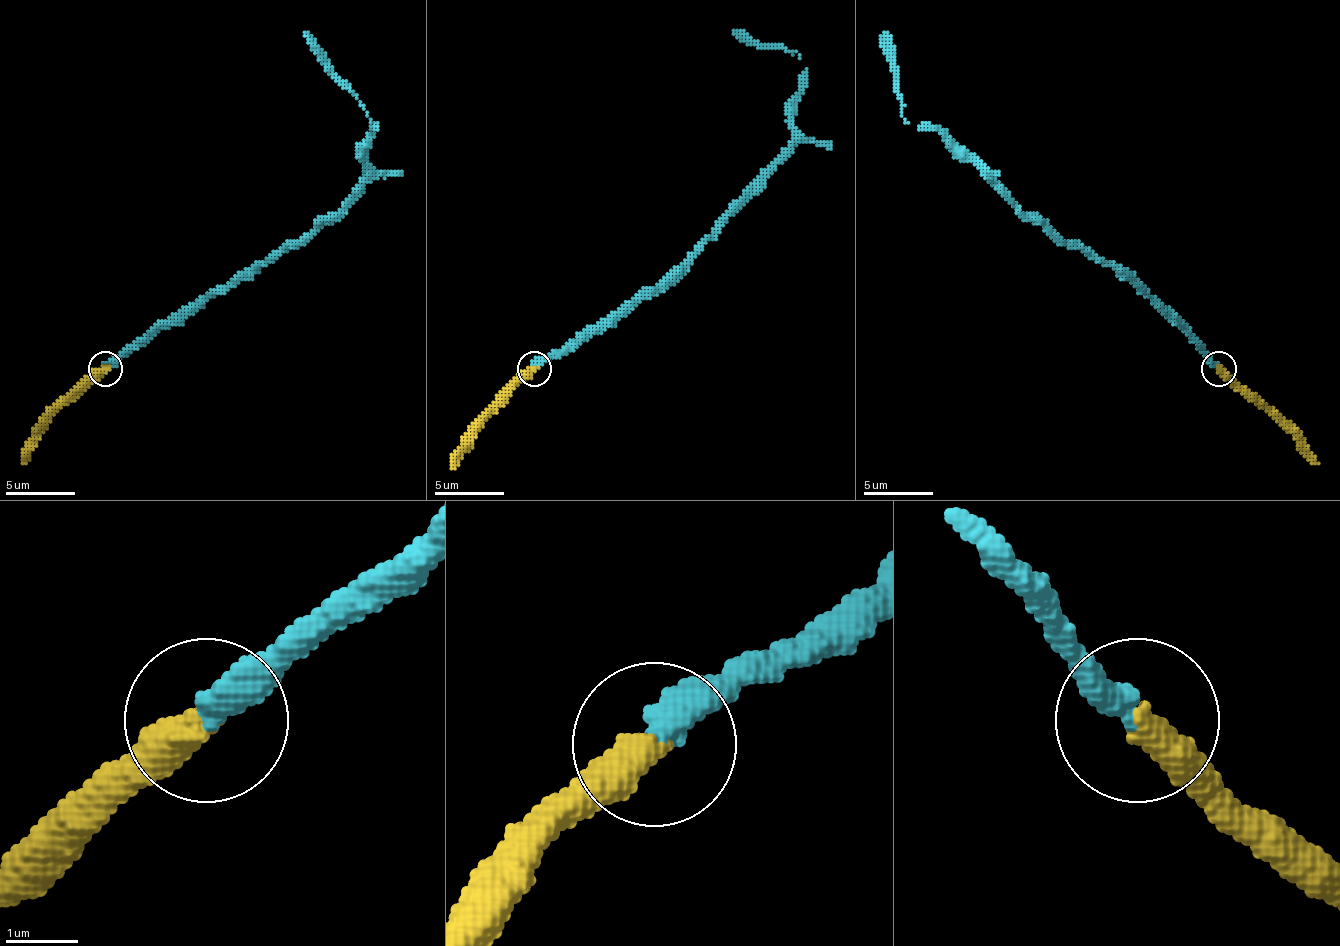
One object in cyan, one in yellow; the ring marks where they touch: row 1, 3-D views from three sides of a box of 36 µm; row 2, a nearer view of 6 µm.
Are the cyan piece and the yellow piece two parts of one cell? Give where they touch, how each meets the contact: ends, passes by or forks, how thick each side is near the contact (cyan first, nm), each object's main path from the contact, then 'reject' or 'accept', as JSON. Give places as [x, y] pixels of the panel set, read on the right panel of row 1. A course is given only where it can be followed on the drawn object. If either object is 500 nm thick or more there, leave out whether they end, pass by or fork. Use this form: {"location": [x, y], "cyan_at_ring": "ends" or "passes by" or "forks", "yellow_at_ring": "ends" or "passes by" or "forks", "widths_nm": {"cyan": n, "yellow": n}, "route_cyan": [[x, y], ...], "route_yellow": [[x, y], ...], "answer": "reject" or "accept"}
{"location": [1219, 369], "cyan_at_ring": "ends", "yellow_at_ring": "ends", "widths_nm": {"cyan": 400, "yellow": 480}, "route_cyan": [[1218, 369], [1145, 293], [1110, 265], [1061, 244], [936, 129], [905, 119], [894, 46], [884, 32]], "route_yellow": [[1218, 369], [1280, 422], [1319, 463]], "answer": "accept"}

